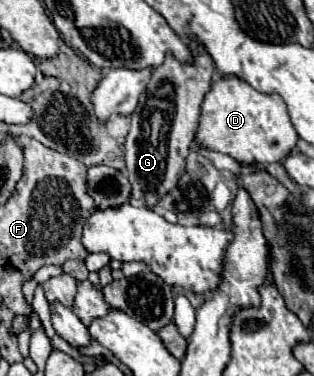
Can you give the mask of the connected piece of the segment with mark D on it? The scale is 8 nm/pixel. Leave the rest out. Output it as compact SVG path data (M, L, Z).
M220 77L212 81L200 107L200 123L196 131L198 147L226 153L238 163L268 165L286 159L296 141L298 133L278 95L264 95L238 77Z

